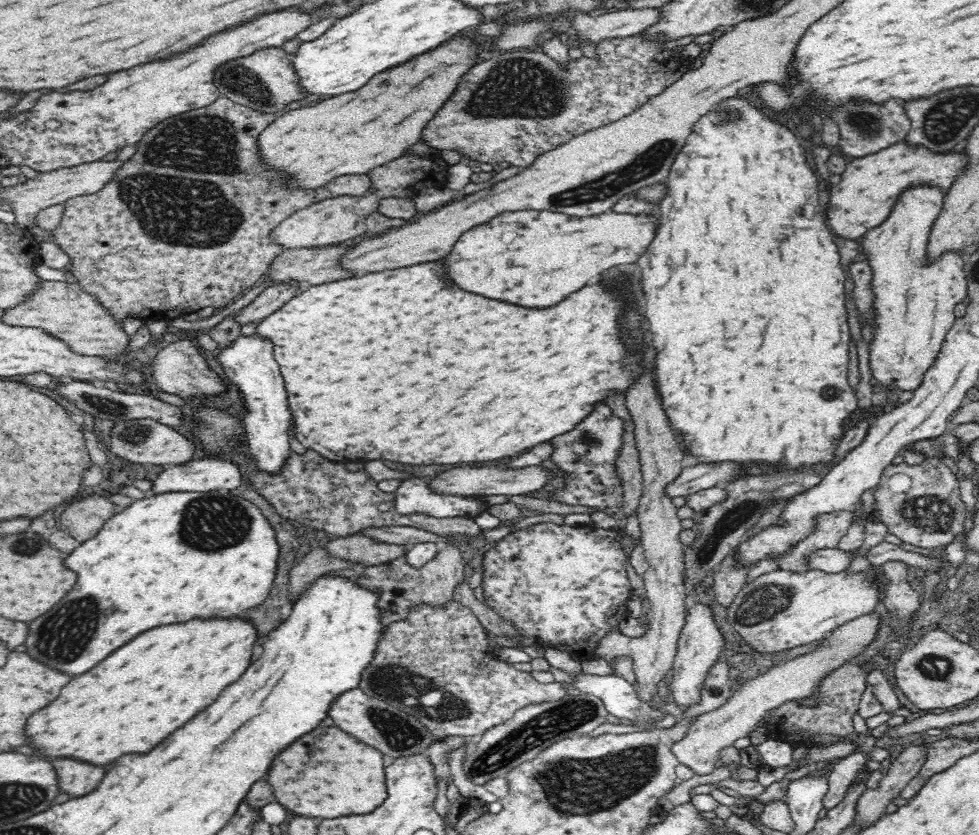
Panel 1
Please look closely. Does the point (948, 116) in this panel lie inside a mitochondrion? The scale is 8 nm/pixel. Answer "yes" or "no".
yes

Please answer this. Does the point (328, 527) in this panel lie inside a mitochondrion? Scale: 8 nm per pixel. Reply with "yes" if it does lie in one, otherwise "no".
no

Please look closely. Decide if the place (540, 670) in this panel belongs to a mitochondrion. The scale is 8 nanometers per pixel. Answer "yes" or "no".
no

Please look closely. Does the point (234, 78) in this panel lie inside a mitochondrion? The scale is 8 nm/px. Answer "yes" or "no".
yes

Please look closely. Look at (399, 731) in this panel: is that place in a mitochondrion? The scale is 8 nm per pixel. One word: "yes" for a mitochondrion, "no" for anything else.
yes

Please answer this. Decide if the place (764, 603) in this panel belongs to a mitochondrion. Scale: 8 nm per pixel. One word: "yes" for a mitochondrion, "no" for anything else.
yes

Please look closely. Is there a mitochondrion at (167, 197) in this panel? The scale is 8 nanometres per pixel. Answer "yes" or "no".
yes

